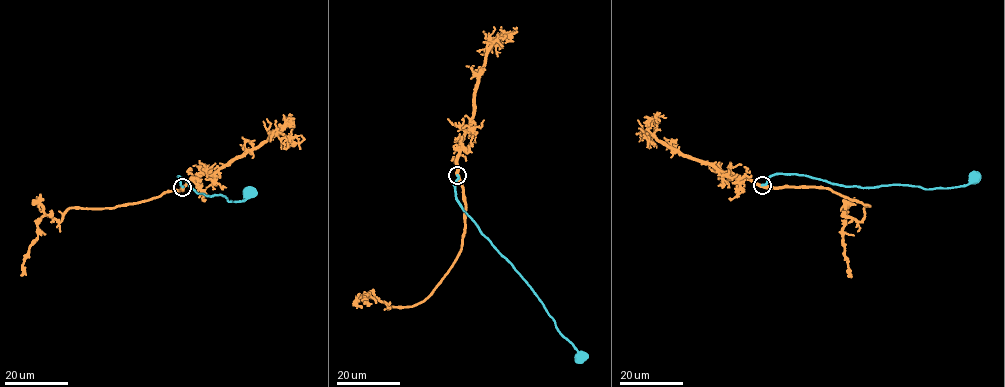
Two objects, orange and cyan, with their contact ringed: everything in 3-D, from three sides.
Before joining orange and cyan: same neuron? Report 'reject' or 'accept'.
accept

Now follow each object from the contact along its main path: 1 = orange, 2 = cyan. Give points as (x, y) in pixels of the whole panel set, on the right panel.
1: (761, 185), (830, 188), (870, 206), (864, 207), (862, 220), (847, 217), (843, 228), (842, 241), (851, 277)
2: (761, 185), (773, 175), (786, 173), (805, 175), (849, 187), (903, 185), (926, 189), (965, 186), (978, 171)

